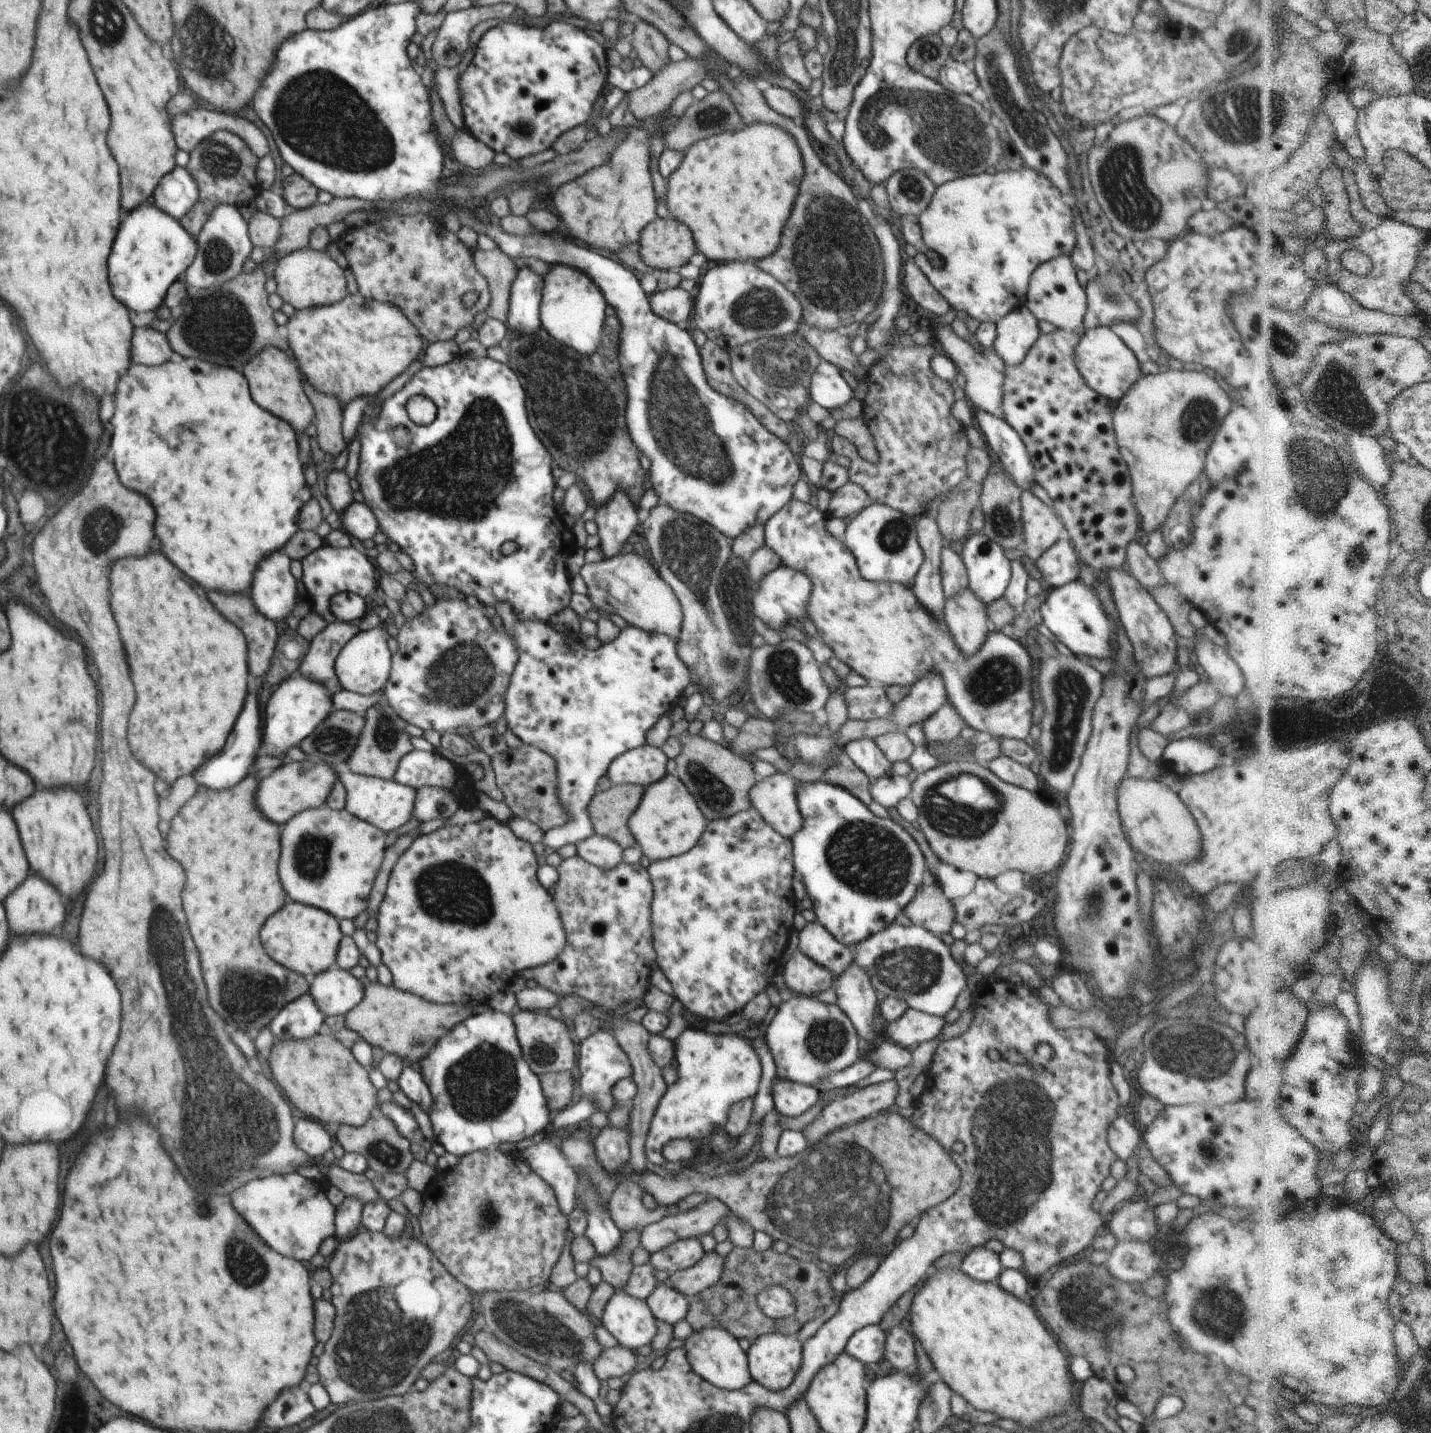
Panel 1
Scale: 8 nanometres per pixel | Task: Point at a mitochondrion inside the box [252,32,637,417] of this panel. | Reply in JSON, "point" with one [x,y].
{"point":[319,115]}

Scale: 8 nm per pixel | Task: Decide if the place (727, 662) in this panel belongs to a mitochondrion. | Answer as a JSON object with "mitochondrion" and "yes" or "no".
{"mitochondrion":"yes"}

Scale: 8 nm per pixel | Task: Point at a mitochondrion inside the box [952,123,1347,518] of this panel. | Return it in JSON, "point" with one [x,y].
{"point":[1130,203]}

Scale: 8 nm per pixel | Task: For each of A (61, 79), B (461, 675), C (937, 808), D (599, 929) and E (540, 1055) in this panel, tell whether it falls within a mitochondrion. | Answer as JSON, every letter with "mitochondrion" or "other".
{"A":"other","B":"mitochondrion","C":"mitochondrion","D":"other","E":"mitochondrion"}

